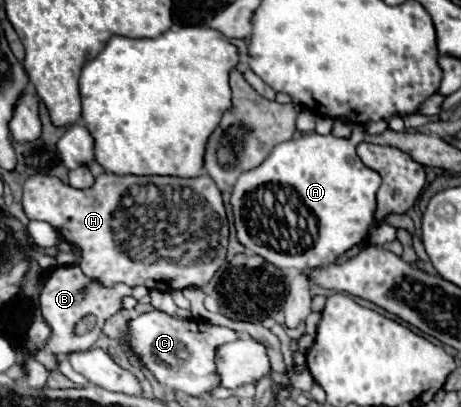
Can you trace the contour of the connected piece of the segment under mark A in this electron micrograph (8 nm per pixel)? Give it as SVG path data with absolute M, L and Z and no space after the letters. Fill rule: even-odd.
M316 132L302 134L300 138L286 140L282 144L276 144L270 156L250 172L242 172L242 176L236 180L230 204L232 208L244 208L244 198L248 192L258 190L264 184L286 184L294 188L294 210L296 210L296 224L294 224L294 256L286 256L286 252L274 252L274 248L266 248L258 236L250 236L246 228L236 228L238 242L252 254L262 256L266 262L274 264L276 268L320 268L330 266L336 262L338 256L348 252L352 246L366 244L368 230L374 224L374 212L376 212L376 192L380 186L380 176L372 168L366 168L362 160L356 154L356 140L344 140L336 138L332 134L322 136Z

